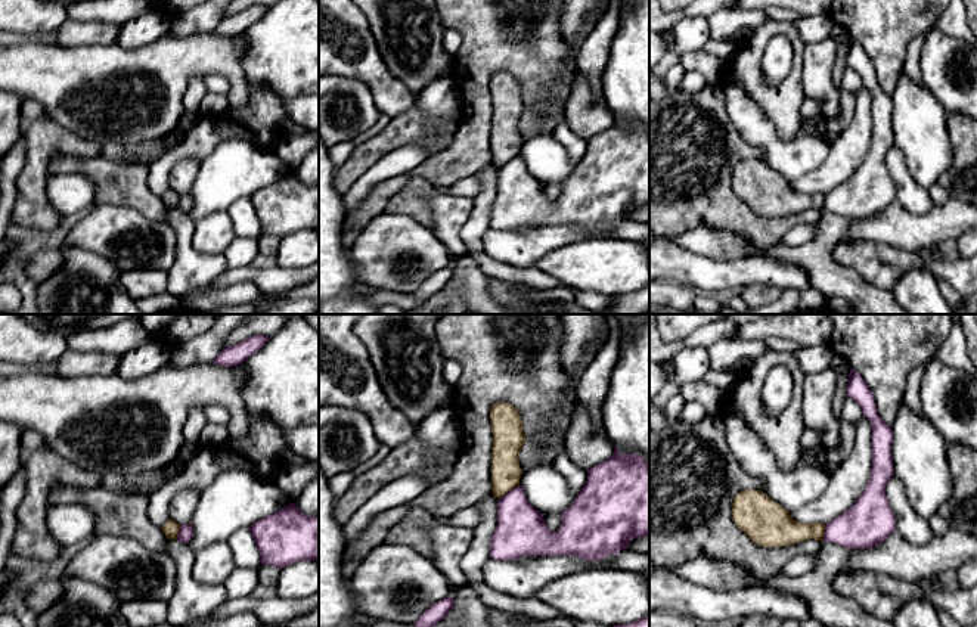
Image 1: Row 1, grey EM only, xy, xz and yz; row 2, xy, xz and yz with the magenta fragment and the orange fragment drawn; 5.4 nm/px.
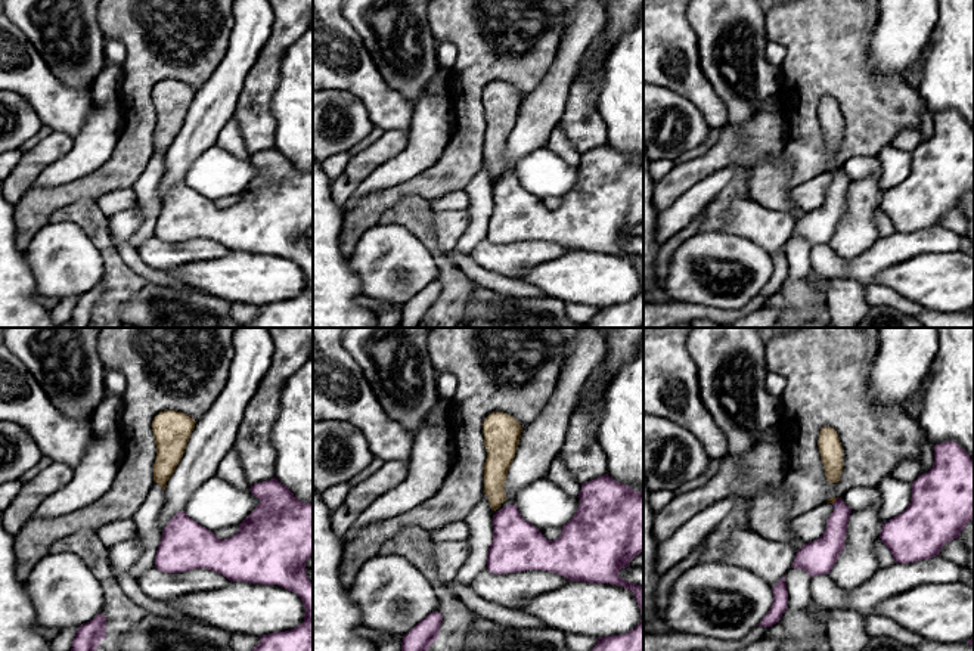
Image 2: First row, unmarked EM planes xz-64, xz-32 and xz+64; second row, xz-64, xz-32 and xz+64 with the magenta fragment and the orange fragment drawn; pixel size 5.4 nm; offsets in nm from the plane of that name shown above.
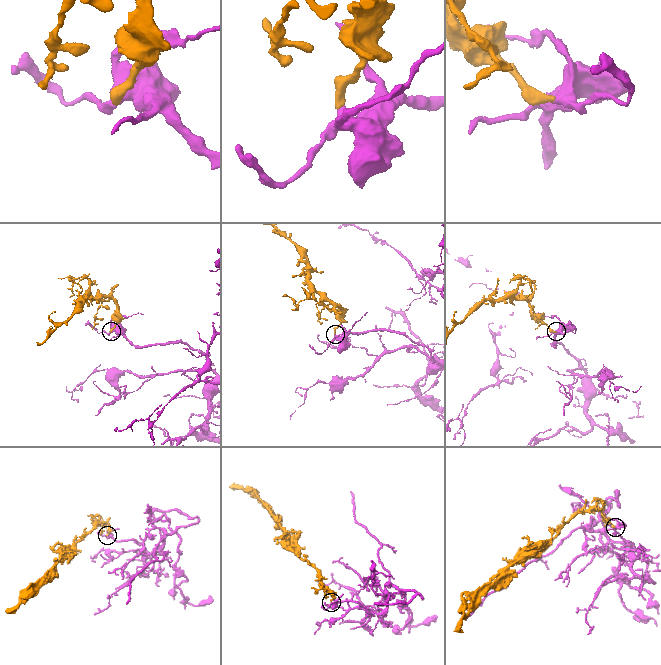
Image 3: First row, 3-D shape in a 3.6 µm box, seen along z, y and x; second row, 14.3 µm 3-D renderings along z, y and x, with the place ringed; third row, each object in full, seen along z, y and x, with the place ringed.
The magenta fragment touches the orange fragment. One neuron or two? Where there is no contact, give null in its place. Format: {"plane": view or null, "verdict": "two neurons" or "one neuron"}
{"plane": "xz", "verdict": "two neurons"}

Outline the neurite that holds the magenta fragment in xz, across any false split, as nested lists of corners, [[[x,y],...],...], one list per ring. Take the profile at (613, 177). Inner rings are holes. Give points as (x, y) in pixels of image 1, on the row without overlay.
[[[614,115],[612,125],[595,134],[587,140],[587,150],[577,162],[576,170],[561,183],[561,195],[556,201],[550,201],[543,184],[534,179],[521,158],[514,156],[497,171],[497,195],[490,208],[490,227],[499,230],[515,230],[521,226],[579,226],[584,230],[601,230],[610,224],[627,218],[629,212],[636,207],[649,207],[649,134],[642,125],[620,124]]]

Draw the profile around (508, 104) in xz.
[[[497,72],[490,80],[493,102],[491,118],[491,162],[500,168],[519,155],[522,145],[518,124],[525,111],[518,80],[508,72]]]

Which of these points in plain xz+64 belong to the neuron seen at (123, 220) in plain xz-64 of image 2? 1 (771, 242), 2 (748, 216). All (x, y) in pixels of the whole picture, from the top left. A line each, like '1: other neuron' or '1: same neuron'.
1: same neuron
2: same neuron

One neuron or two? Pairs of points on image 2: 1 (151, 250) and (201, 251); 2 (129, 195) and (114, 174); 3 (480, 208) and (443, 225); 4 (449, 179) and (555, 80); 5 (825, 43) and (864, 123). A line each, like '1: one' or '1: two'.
1: one
2: two
3: two
4: two
5: one

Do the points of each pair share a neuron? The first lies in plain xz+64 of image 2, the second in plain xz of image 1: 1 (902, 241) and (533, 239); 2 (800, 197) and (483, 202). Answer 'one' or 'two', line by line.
1: one
2: two

